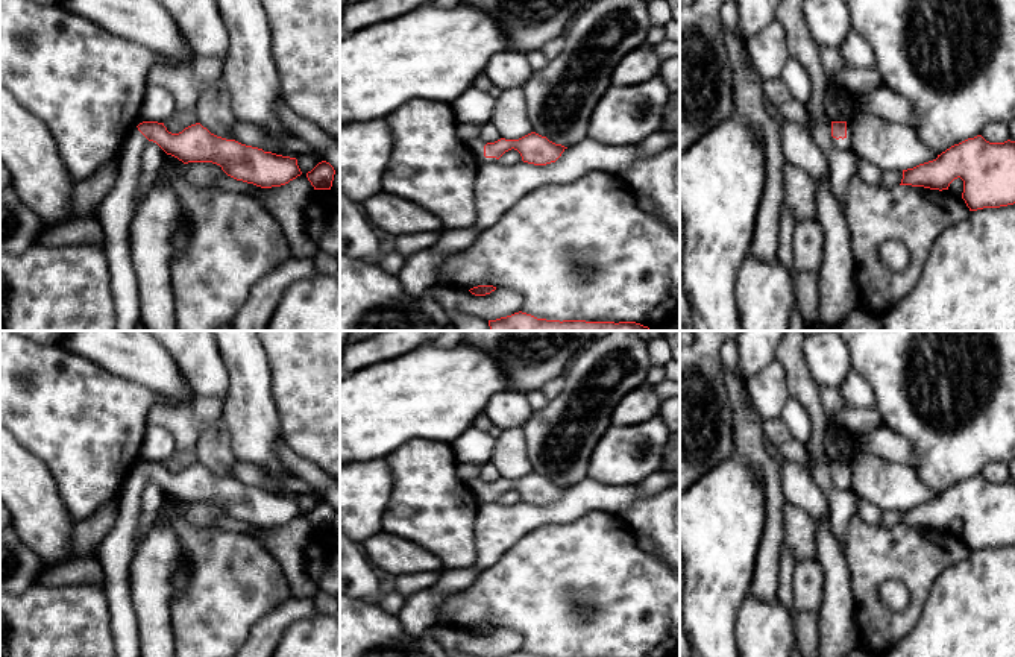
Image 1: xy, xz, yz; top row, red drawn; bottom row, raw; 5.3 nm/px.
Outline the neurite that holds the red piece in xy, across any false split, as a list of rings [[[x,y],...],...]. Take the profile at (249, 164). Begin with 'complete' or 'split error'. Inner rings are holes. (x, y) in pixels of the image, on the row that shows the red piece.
split error; [[[143,121],[134,127],[121,146],[117,181],[96,211],[105,235],[117,331],[134,331],[141,322],[129,226],[138,203],[143,152],[150,141],[184,164],[212,162],[228,176],[261,188],[281,187],[302,174],[296,158],[217,137],[200,123],[179,134],[168,132],[158,121]]]

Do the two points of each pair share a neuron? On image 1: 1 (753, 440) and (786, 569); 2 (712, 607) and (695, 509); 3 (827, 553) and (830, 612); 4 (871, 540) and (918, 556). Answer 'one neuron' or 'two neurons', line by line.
1: two neurons
2: one neuron
3: one neuron
4: one neuron

